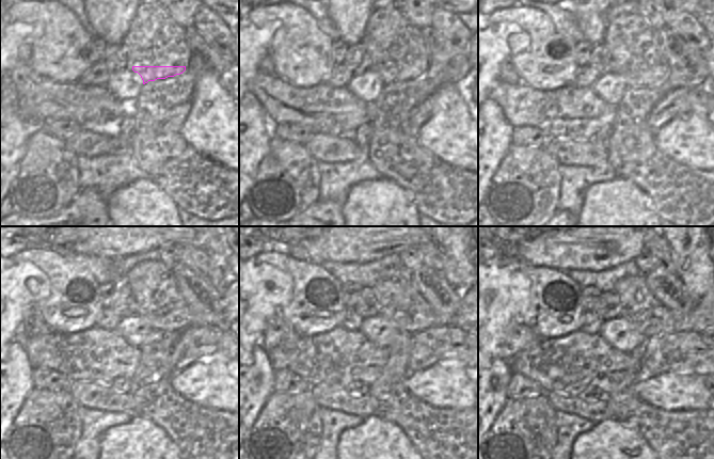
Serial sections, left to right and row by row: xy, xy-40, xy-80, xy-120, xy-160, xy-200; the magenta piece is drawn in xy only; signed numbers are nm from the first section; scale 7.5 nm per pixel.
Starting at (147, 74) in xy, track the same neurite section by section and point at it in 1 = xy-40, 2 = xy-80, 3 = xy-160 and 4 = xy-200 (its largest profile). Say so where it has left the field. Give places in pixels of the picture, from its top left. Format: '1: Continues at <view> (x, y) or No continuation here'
1: Continues at xy-40 (389, 74)
2: Continues at xy-80 (633, 49)
3: Continues at xy-160 (399, 301)
4: Continues at xy-200 (649, 316).

